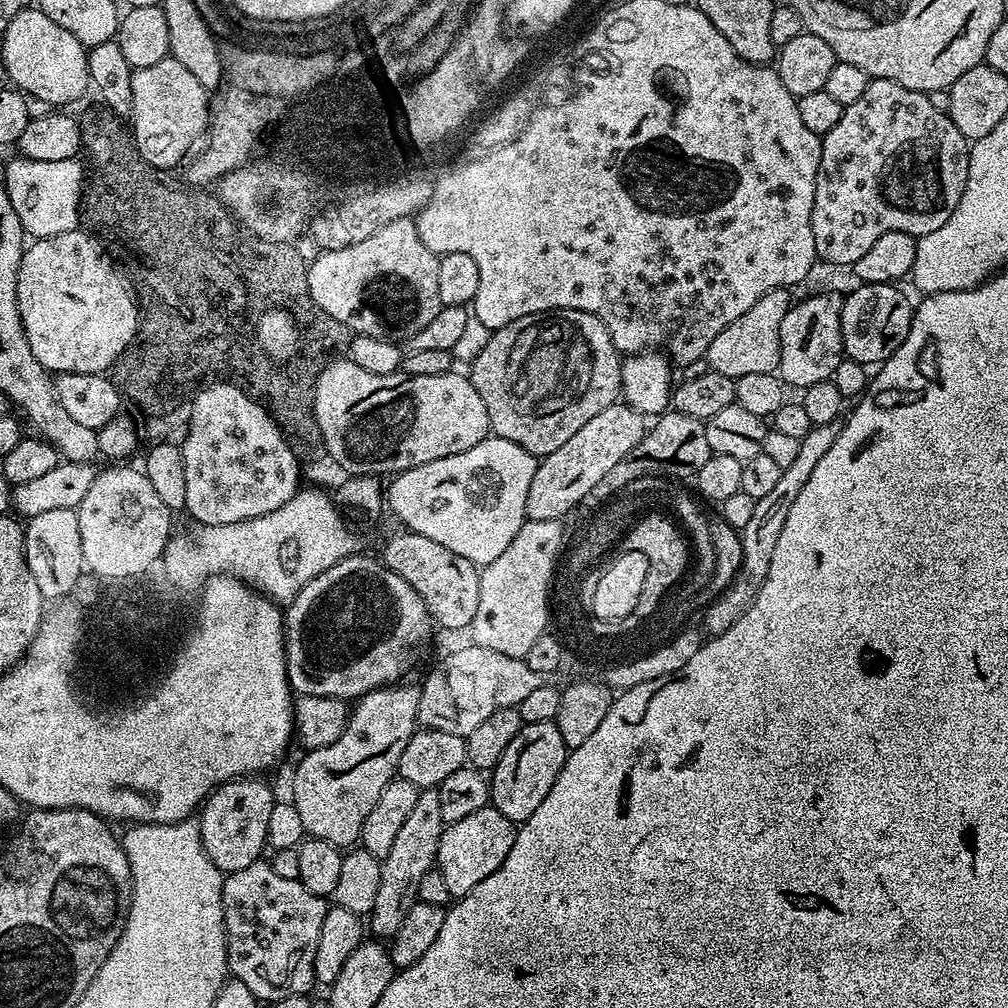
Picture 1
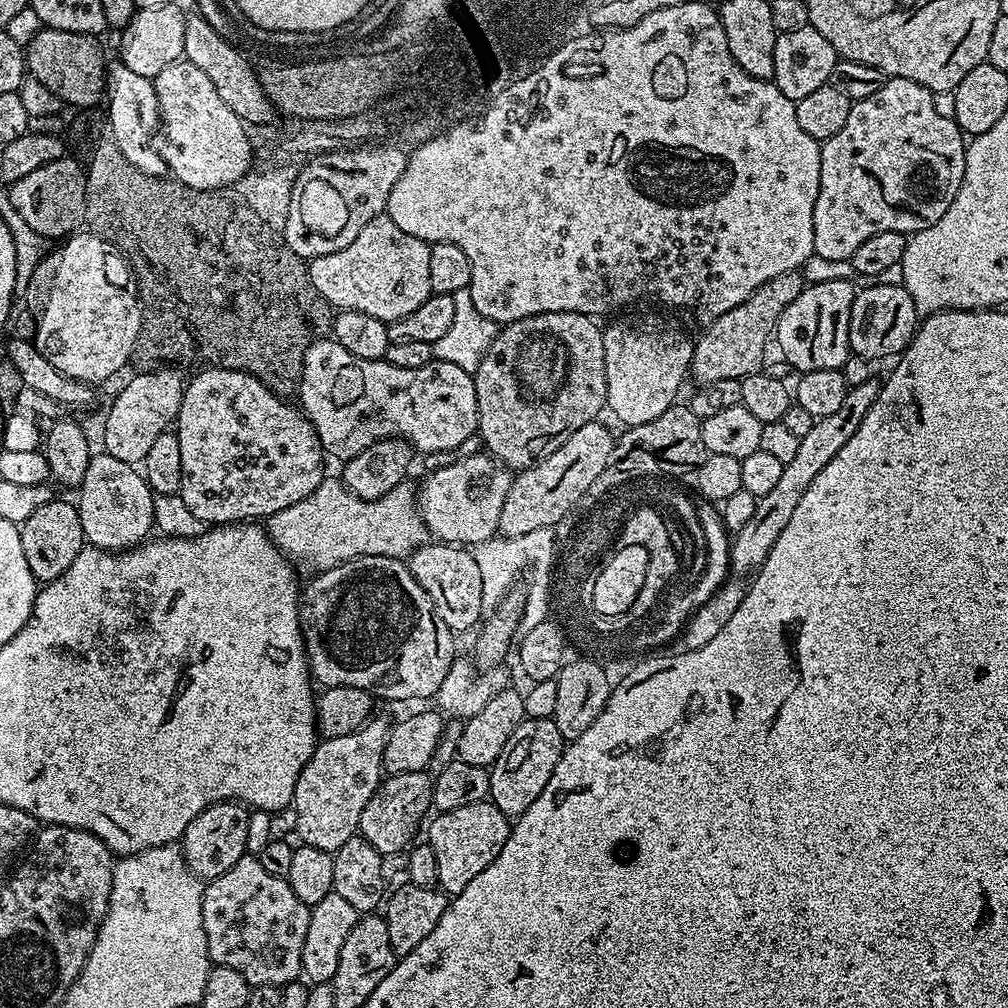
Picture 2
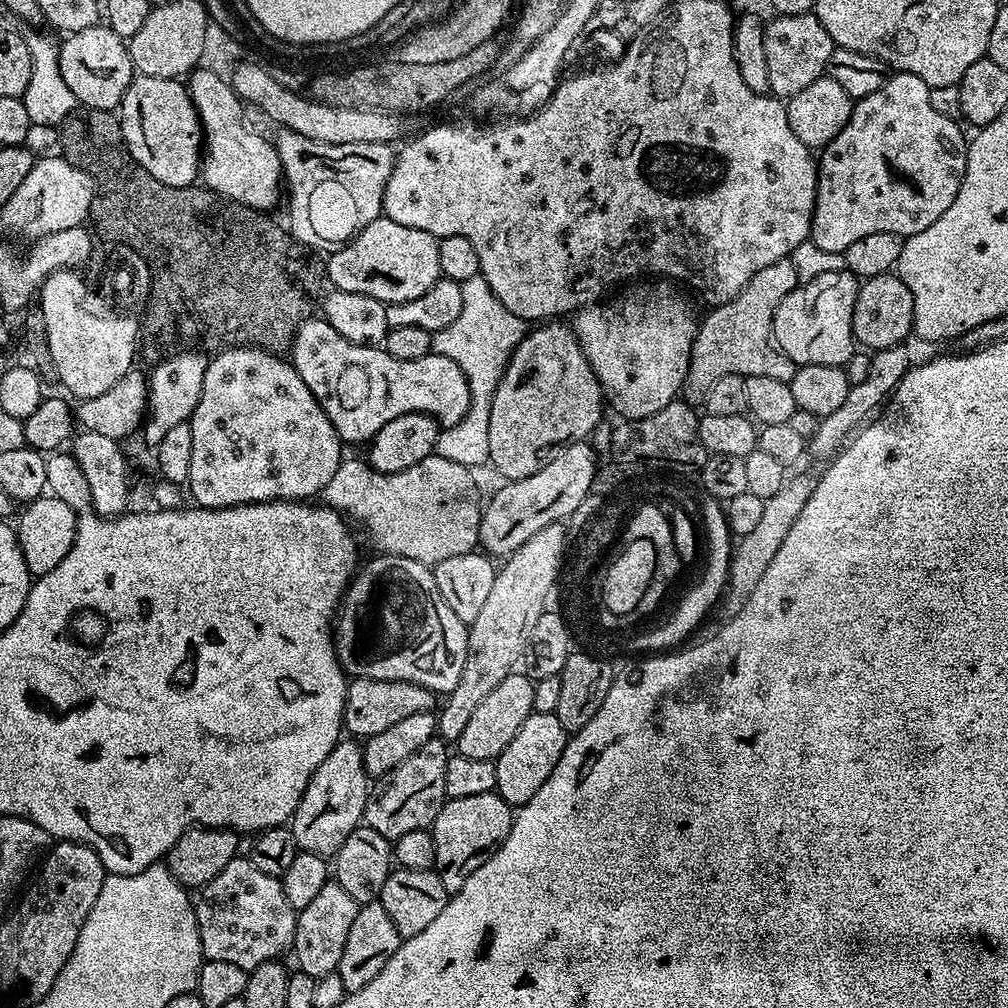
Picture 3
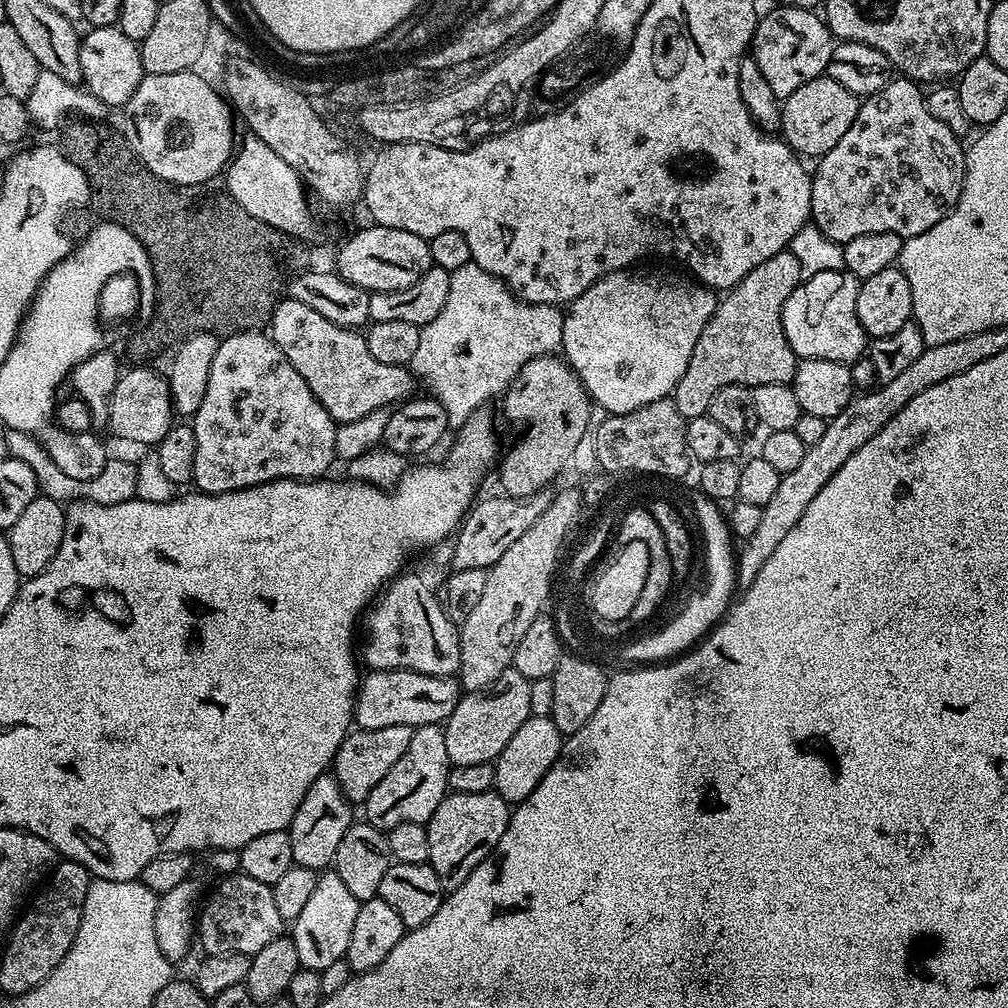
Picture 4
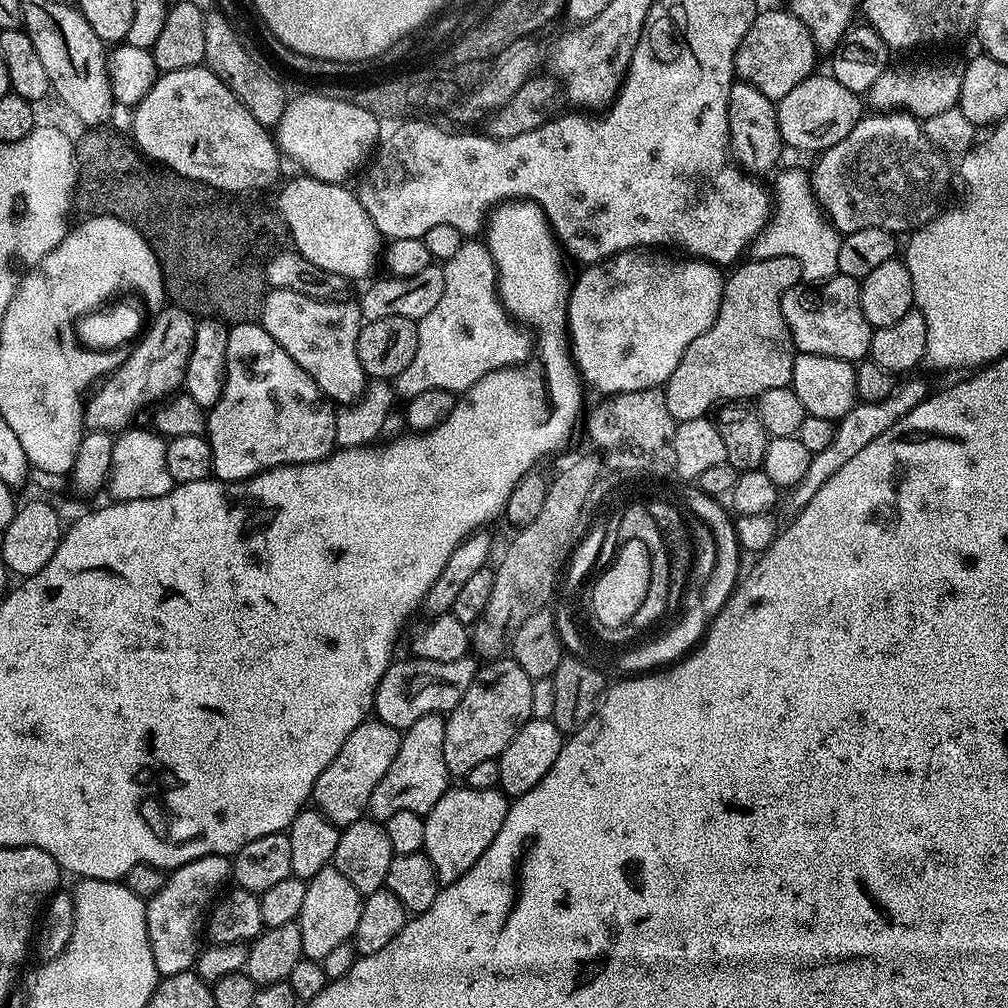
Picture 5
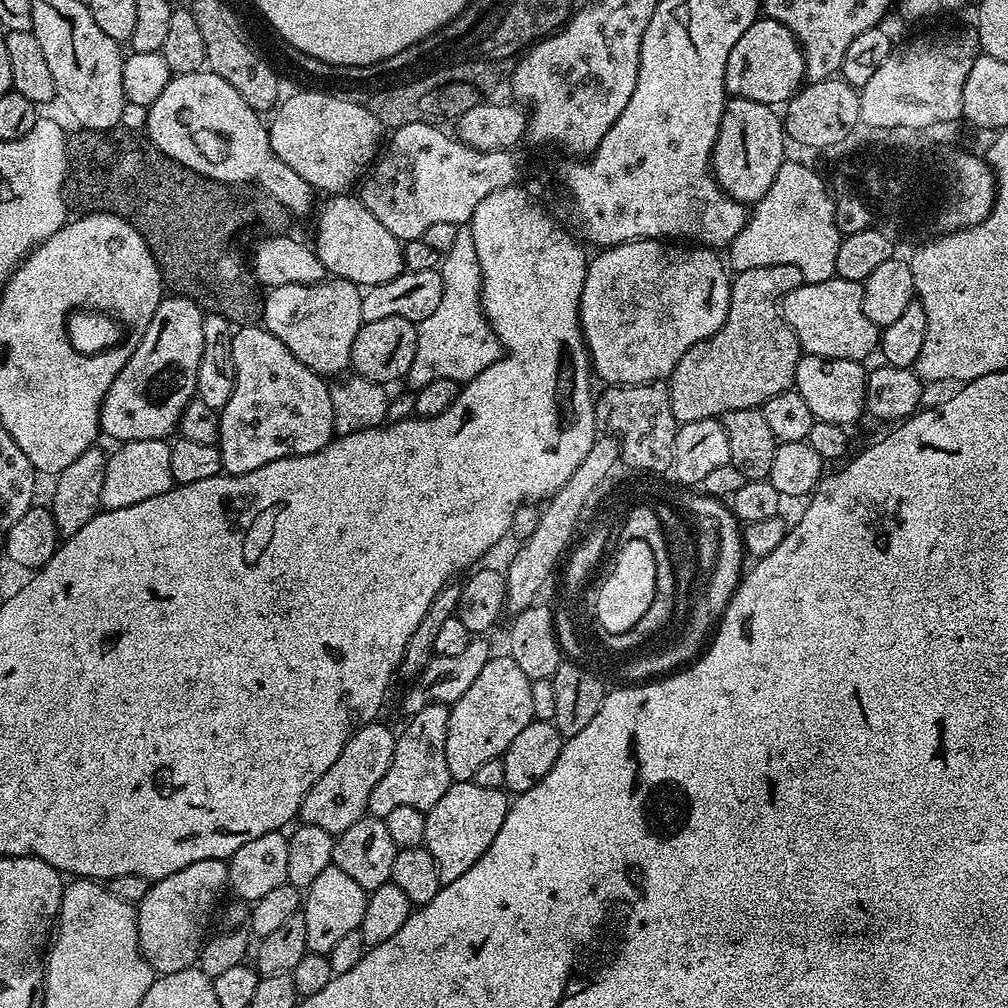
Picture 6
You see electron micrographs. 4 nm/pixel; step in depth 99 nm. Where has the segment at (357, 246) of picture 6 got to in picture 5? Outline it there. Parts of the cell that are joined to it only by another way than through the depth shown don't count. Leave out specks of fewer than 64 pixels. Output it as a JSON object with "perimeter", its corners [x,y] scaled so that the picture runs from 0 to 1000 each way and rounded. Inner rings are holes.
{"perimeter":[[[297,173],[291,179],[286,179],[282,183],[282,188],[278,190],[278,195],[272,203],[273,209],[282,224],[285,233],[290,234],[293,249],[297,250],[300,256],[312,260],[319,268],[327,268],[327,272],[340,274],[346,280],[357,278],[360,274],[370,273],[369,265],[375,262],[375,255],[379,250],[379,235],[377,229],[371,224],[367,212],[363,212],[363,204],[359,204],[356,193],[349,190],[340,182],[329,183],[326,179],[313,179],[305,173]]]}

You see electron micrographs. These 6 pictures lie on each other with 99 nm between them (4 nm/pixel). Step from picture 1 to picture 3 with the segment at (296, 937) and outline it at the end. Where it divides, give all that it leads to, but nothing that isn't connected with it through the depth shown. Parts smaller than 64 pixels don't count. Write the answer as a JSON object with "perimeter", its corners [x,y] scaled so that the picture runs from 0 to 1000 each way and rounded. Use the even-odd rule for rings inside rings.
{"perimeter":[[[234,848],[216,871],[197,882],[192,900],[202,952],[229,954],[248,965],[264,954],[278,952],[292,935],[296,905],[284,895],[281,872],[260,867],[248,851]]]}

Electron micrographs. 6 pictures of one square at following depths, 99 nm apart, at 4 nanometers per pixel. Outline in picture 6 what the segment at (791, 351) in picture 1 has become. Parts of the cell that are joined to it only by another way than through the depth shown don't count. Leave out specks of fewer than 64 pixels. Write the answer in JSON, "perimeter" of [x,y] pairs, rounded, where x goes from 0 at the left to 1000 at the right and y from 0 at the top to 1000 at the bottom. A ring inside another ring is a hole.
{"perimeter":[[[826,276],[819,280],[794,282],[774,297],[774,311],[801,352],[857,359],[864,349],[870,348],[874,326],[863,319],[859,308],[855,308],[856,287],[852,278]]]}

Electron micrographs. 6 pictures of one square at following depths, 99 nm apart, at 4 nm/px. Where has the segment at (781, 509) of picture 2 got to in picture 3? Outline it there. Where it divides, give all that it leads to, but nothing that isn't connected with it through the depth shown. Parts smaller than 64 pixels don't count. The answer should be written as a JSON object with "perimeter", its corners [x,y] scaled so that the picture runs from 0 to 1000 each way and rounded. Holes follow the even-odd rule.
{"perimeter":[[[897,343],[871,345],[864,350],[863,371],[859,375],[859,379],[844,382],[835,403],[831,403],[831,407],[827,407],[827,411],[819,411],[815,414],[812,427],[808,427],[808,431],[800,438],[800,448],[803,453],[828,453],[833,445],[837,443],[842,434],[880,398],[881,394],[888,389],[891,379],[900,371],[903,364],[899,346],[900,344]]]}

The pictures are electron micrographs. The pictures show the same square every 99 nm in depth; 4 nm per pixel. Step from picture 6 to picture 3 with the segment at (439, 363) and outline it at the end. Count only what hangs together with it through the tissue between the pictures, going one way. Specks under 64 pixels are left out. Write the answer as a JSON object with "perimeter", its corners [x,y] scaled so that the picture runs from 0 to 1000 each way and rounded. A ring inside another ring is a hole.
{"perimeter":[[[475,273],[468,277],[462,277],[455,281],[457,292],[457,304],[454,314],[445,324],[440,324],[429,334],[428,348],[434,352],[446,355],[457,370],[459,370],[464,383],[465,404],[456,419],[439,424],[433,433],[431,449],[442,456],[458,461],[476,461],[483,459],[485,452],[485,438],[483,428],[485,426],[485,399],[492,386],[495,373],[508,353],[514,339],[524,328],[523,318],[506,312],[504,308],[492,296],[490,296],[481,278]]]}

